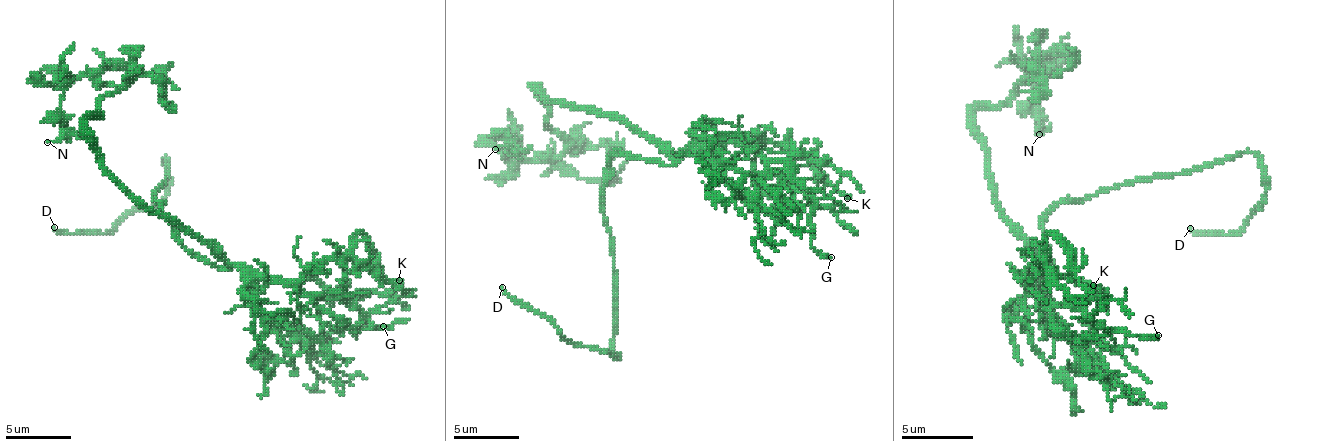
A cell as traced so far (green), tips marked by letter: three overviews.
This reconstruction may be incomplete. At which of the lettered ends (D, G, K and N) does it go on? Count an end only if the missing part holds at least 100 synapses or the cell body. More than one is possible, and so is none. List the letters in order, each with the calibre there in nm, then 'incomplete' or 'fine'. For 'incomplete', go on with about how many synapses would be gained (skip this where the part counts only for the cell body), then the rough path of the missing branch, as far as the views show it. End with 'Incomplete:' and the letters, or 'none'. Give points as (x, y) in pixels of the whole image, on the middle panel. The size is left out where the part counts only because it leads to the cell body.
D: 200 nm | incomplete | (502, 287), (482, 290)
G: 190 nm | fine
K: 130 nm | fine
N: 130 nm | fine
Incomplete: D

